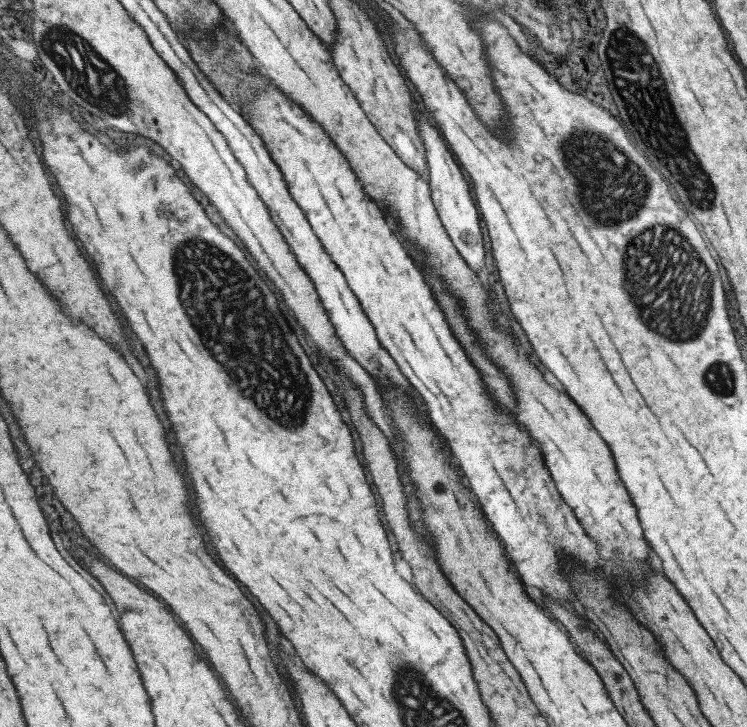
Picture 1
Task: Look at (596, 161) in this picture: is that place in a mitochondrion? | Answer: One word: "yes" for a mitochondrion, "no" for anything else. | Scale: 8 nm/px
yes

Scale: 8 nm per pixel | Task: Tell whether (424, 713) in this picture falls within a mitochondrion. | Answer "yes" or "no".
yes

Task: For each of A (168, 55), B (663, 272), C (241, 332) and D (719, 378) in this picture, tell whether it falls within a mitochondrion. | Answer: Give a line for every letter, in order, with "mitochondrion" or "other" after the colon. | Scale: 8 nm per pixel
A: other
B: mitochondrion
C: mitochondrion
D: mitochondrion

